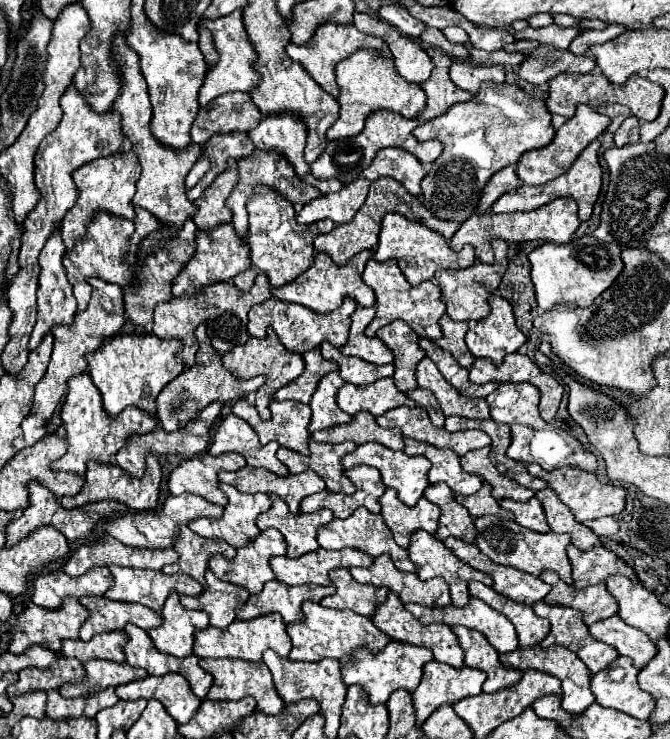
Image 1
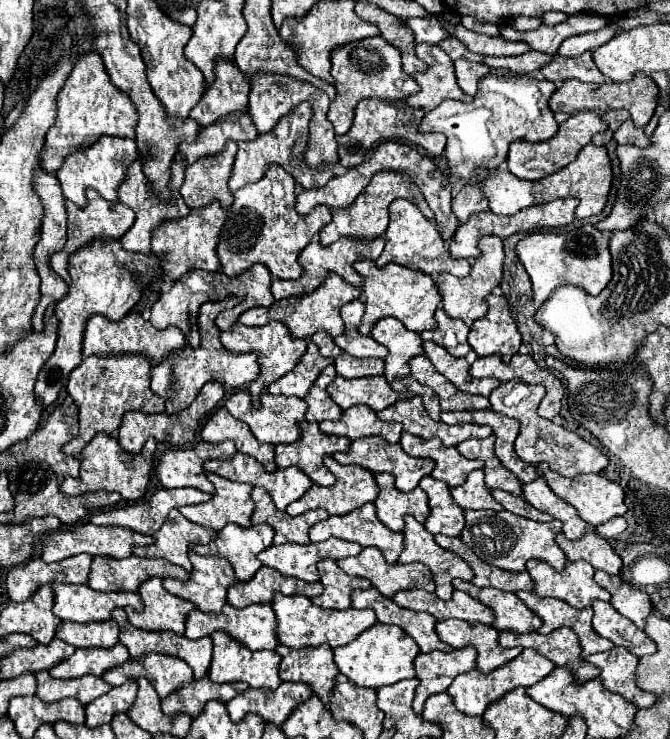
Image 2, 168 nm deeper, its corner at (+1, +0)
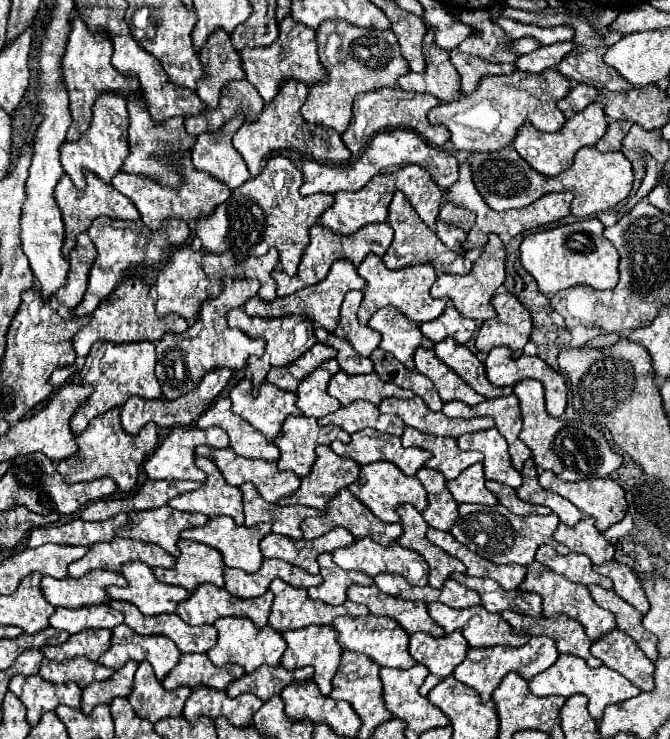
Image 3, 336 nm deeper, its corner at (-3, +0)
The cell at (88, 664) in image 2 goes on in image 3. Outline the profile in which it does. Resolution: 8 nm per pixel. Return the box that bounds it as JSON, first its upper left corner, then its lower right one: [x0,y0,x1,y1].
[43,630,111,662]

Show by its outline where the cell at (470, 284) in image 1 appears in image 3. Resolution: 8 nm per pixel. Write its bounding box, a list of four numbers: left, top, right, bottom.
[431,234,505,320]

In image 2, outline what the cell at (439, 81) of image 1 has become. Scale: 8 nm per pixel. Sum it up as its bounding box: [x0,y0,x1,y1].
[407,44,473,112]

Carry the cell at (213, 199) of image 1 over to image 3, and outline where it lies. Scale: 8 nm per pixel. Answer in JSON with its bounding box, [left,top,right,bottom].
[191,118,249,190]

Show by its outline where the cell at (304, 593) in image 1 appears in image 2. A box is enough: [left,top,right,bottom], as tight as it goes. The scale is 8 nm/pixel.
[227,566,323,608]

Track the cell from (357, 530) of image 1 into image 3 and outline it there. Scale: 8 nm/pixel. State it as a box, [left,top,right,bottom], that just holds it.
[303,490,403,546]

